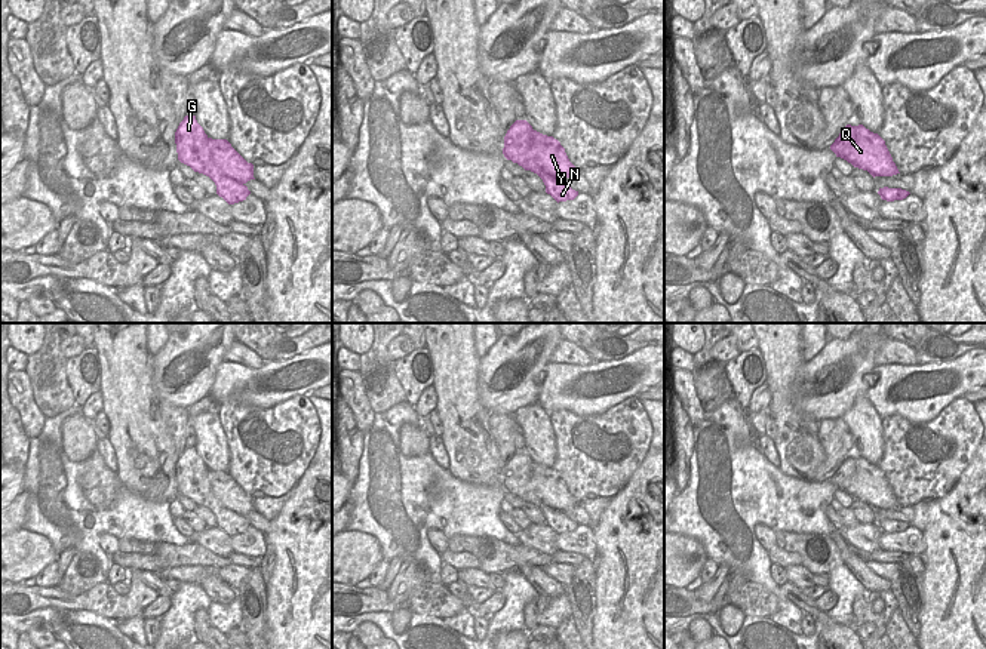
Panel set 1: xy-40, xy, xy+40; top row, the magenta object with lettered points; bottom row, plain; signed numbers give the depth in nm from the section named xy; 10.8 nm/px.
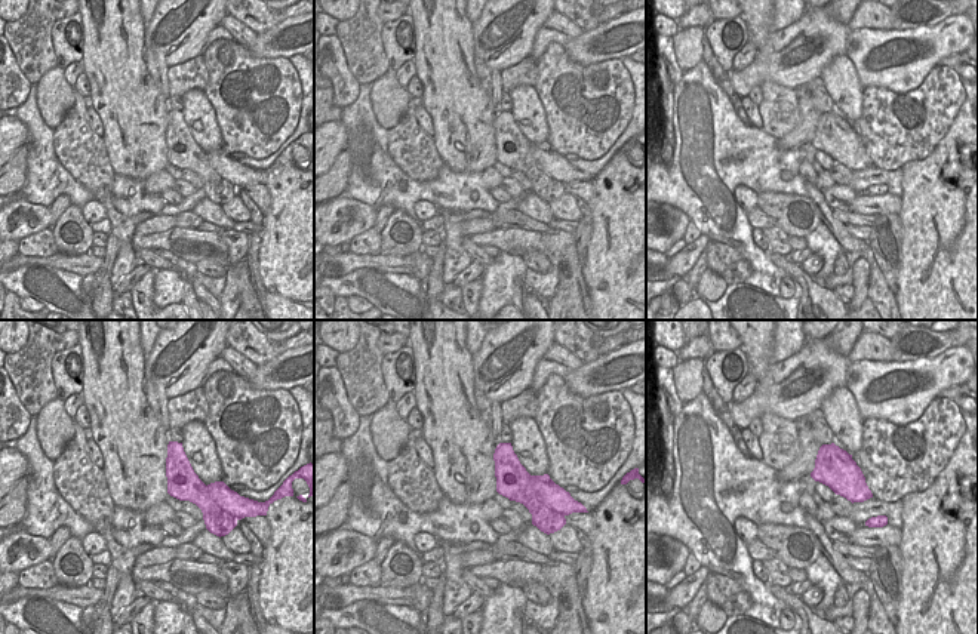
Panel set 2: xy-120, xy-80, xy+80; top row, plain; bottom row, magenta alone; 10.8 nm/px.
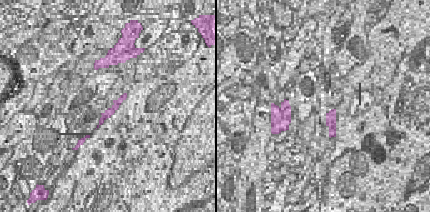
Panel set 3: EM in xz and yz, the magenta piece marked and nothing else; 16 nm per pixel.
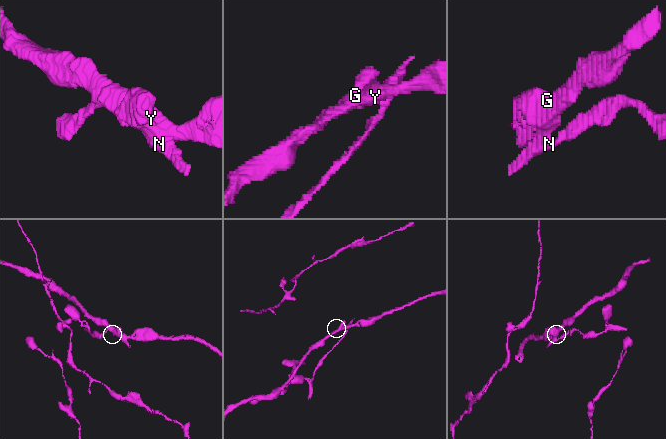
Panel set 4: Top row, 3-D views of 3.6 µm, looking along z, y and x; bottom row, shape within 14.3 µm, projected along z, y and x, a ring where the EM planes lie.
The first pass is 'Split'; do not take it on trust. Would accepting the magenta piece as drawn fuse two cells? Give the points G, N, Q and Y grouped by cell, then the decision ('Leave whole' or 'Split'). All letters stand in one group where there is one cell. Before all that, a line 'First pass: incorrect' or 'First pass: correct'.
First pass: correct
Groups: G N / Q Y. Split

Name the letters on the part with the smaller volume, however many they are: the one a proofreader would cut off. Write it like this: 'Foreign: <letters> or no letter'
Foreign: G, N

